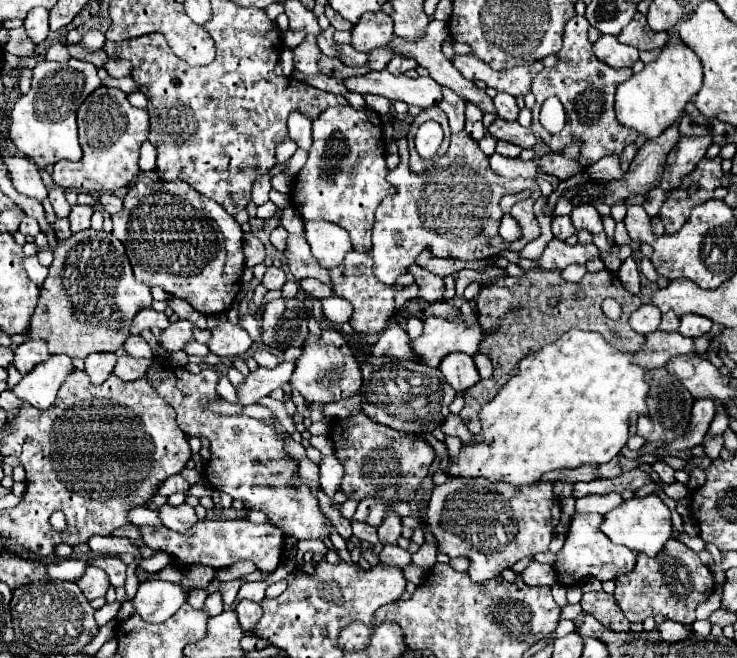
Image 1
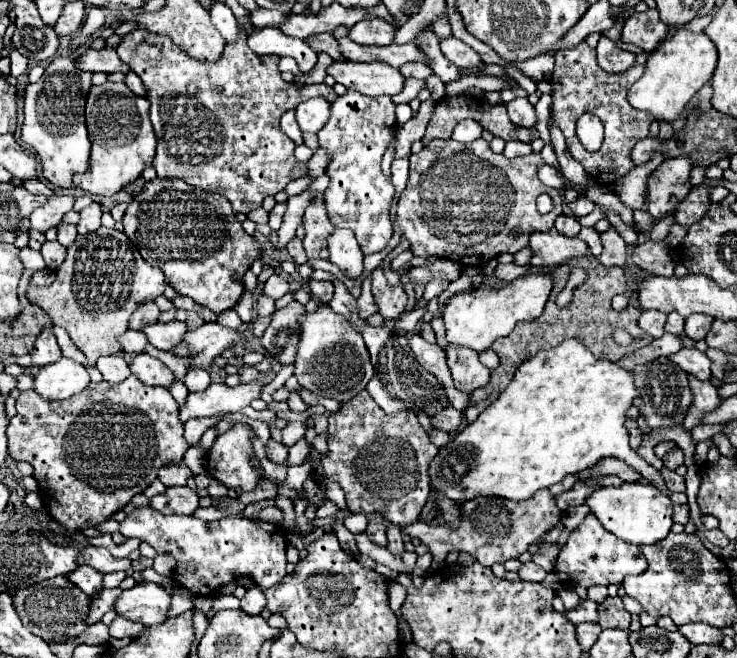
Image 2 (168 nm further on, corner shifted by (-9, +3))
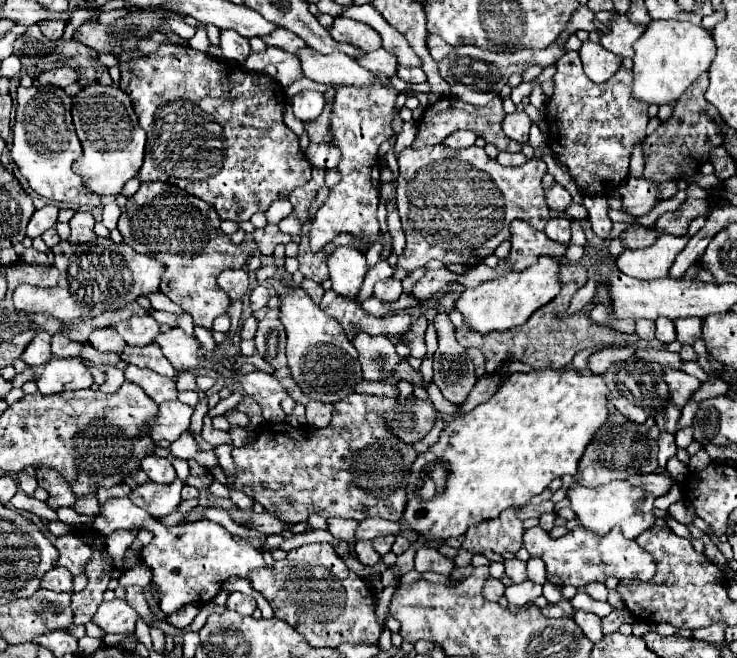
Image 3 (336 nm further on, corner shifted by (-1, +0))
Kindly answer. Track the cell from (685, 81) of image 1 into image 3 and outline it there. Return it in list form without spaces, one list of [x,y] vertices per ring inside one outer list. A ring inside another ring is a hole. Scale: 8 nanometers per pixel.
[[[651,21],[635,43],[633,97],[647,105],[673,105],[689,85],[711,67],[715,43],[709,31],[683,21]]]

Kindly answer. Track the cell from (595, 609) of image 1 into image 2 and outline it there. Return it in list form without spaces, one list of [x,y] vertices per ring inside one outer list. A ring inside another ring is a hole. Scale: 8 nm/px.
[[[605,598],[599,604],[599,624],[603,628],[621,628],[629,630],[631,614],[623,608],[621,598]]]

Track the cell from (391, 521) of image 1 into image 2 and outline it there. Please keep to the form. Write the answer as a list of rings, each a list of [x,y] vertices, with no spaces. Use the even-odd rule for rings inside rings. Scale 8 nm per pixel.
[[[363,390],[351,402],[343,402],[335,414],[329,414],[329,452],[319,454],[313,478],[315,482],[319,476],[337,482],[353,514],[379,512],[395,526],[407,526],[419,518],[429,498],[427,468],[437,450],[415,414],[403,410],[389,416]]]

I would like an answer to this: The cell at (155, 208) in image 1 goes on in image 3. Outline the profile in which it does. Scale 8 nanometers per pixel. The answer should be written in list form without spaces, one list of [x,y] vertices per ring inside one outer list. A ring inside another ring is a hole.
[[[161,181],[141,183],[139,191],[129,197],[117,225],[123,243],[163,263],[161,291],[173,303],[181,305],[193,317],[195,325],[207,329],[211,329],[213,319],[223,315],[231,303],[227,293],[217,287],[217,275],[223,269],[243,269],[249,259],[241,245],[235,245],[219,225],[221,219],[213,205]]]

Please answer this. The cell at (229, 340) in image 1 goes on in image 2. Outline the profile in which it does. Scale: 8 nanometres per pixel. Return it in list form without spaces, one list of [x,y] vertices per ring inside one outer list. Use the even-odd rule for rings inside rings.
[[[203,324],[197,330],[187,330],[183,342],[189,348],[189,356],[193,358],[189,368],[203,368],[211,370],[213,358],[219,356],[223,350],[231,348],[241,340],[241,332],[225,328],[221,324]]]

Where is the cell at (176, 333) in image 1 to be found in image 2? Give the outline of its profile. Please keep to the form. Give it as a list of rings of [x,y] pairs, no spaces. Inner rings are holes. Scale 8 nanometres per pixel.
[[[155,322],[151,326],[145,326],[143,332],[147,334],[147,340],[159,348],[159,350],[171,350],[173,346],[177,346],[183,340],[183,334],[187,332],[187,324],[185,322]]]

